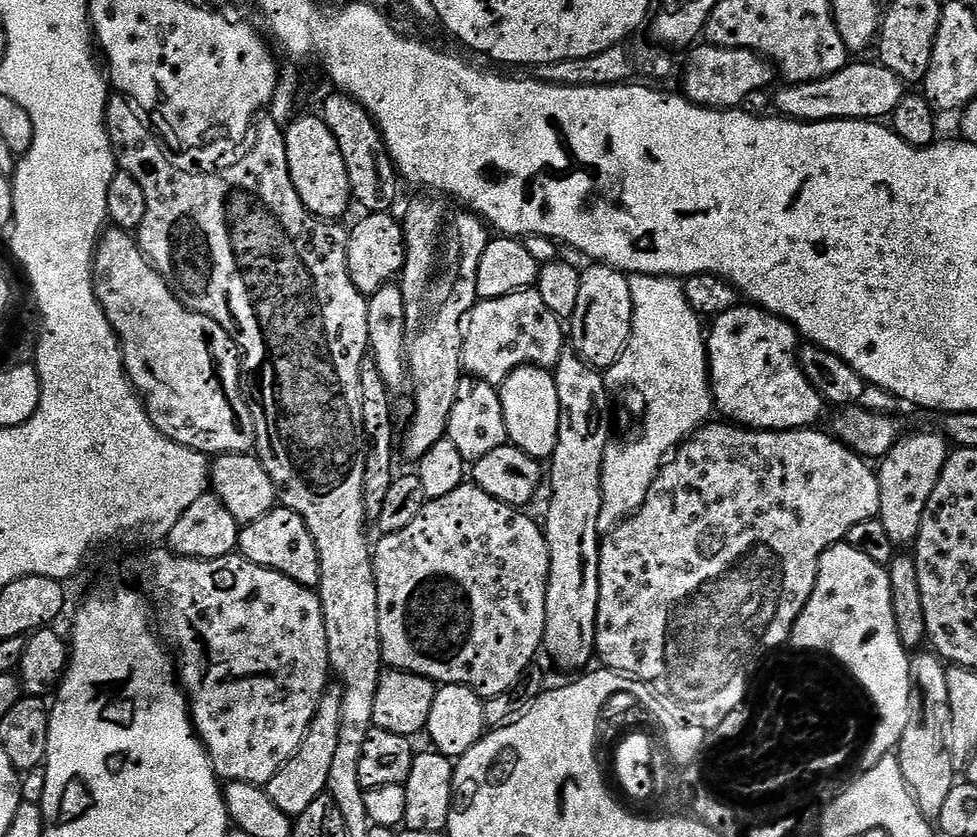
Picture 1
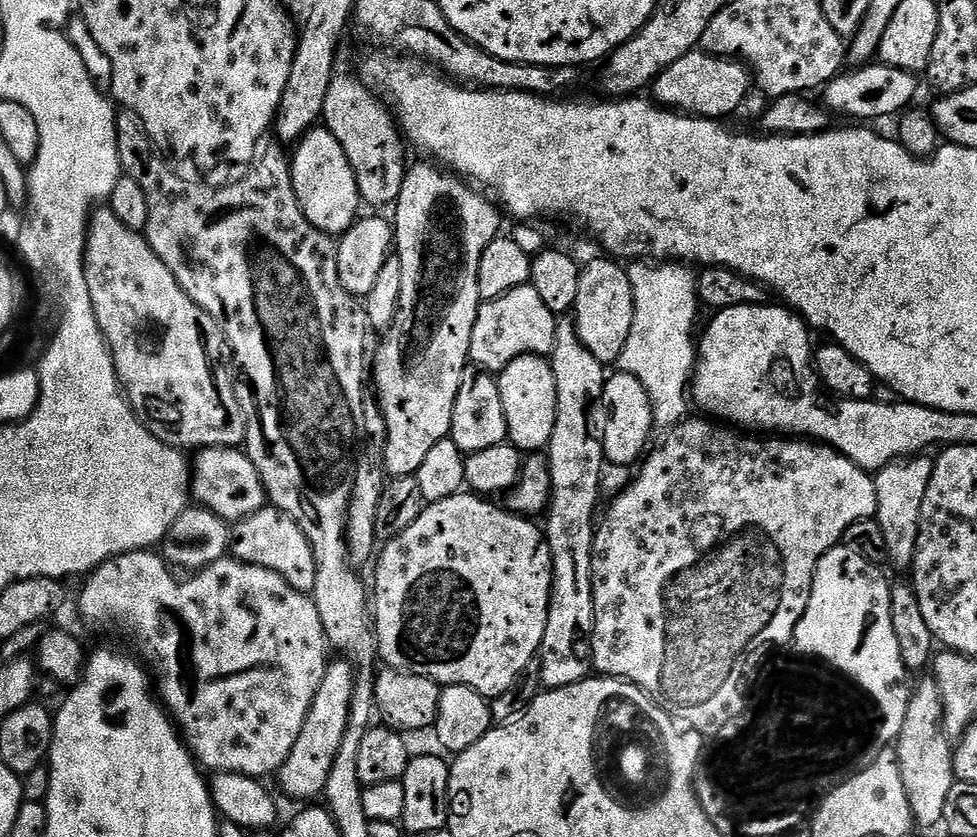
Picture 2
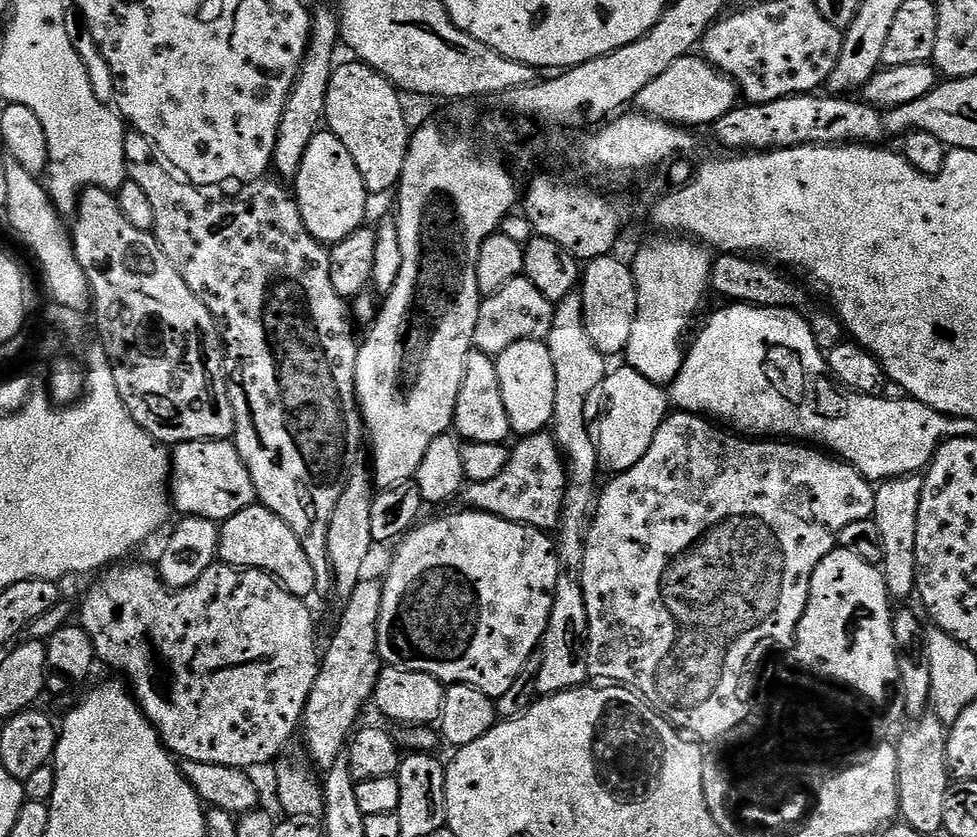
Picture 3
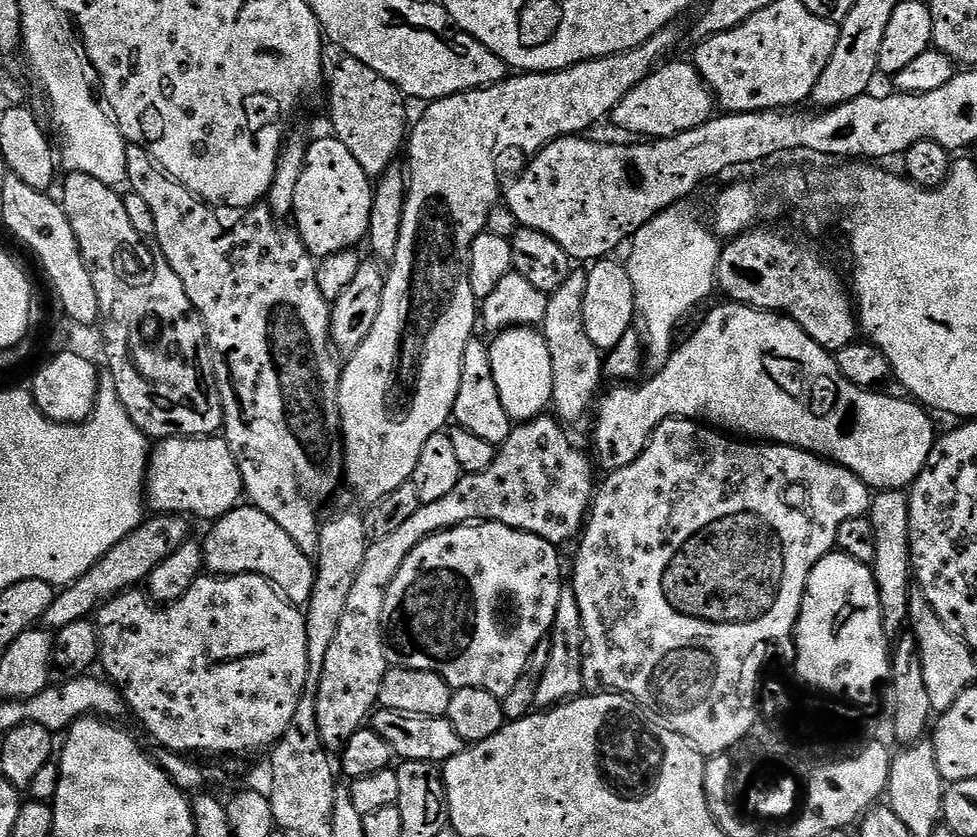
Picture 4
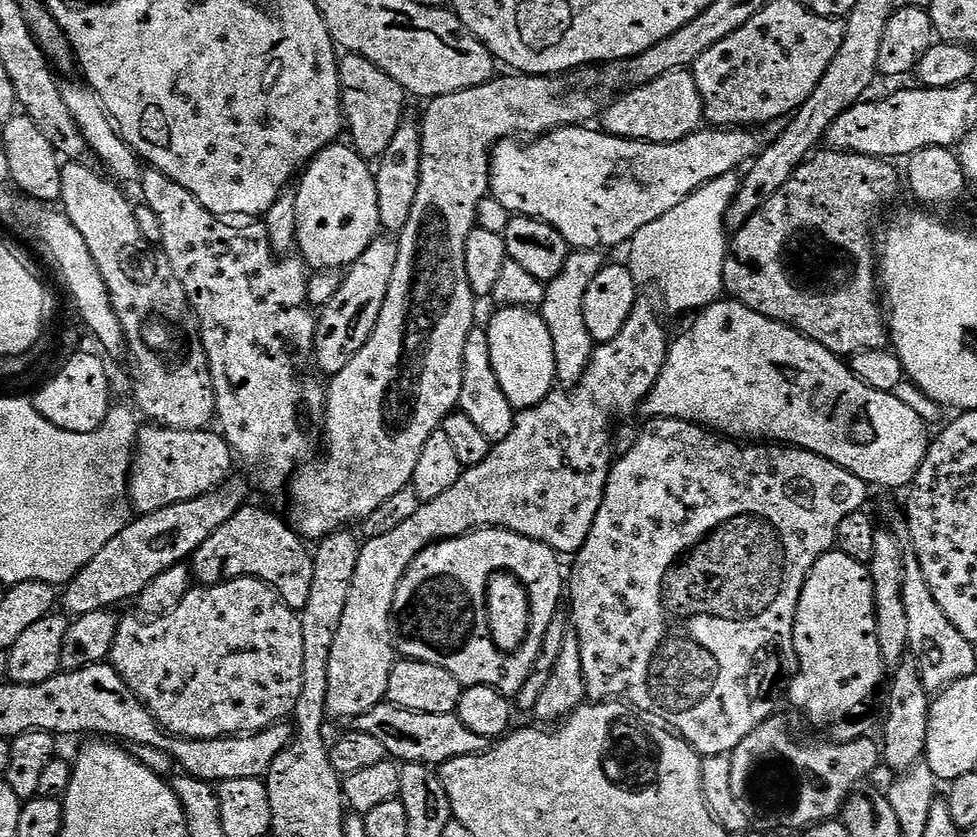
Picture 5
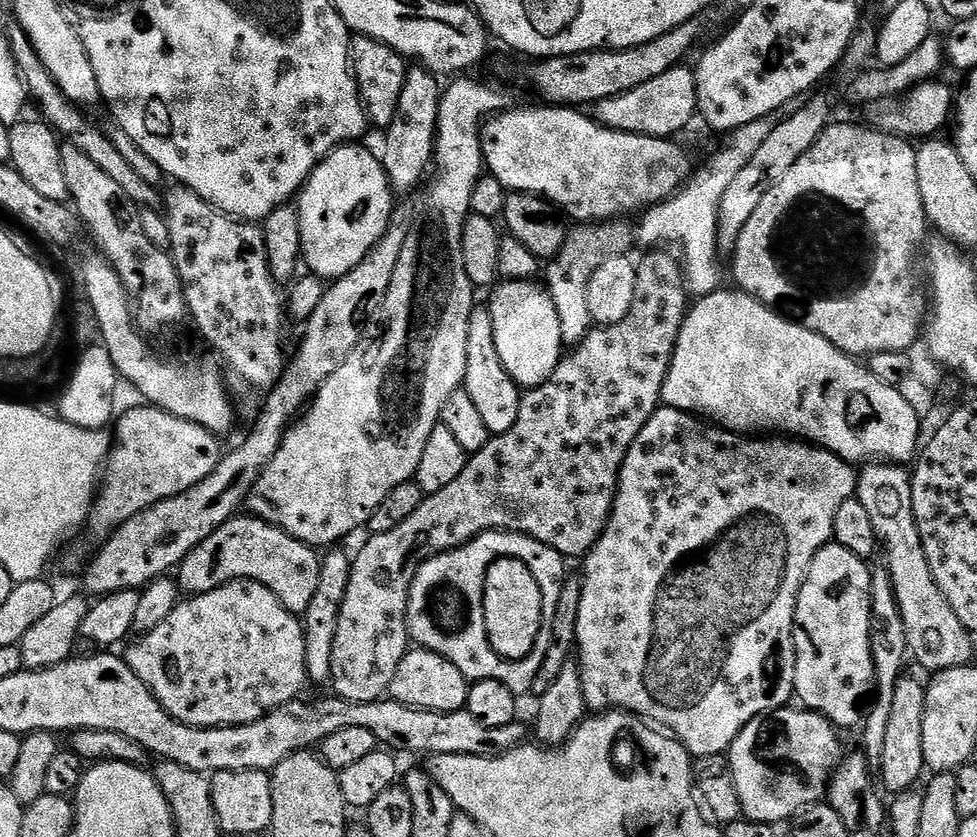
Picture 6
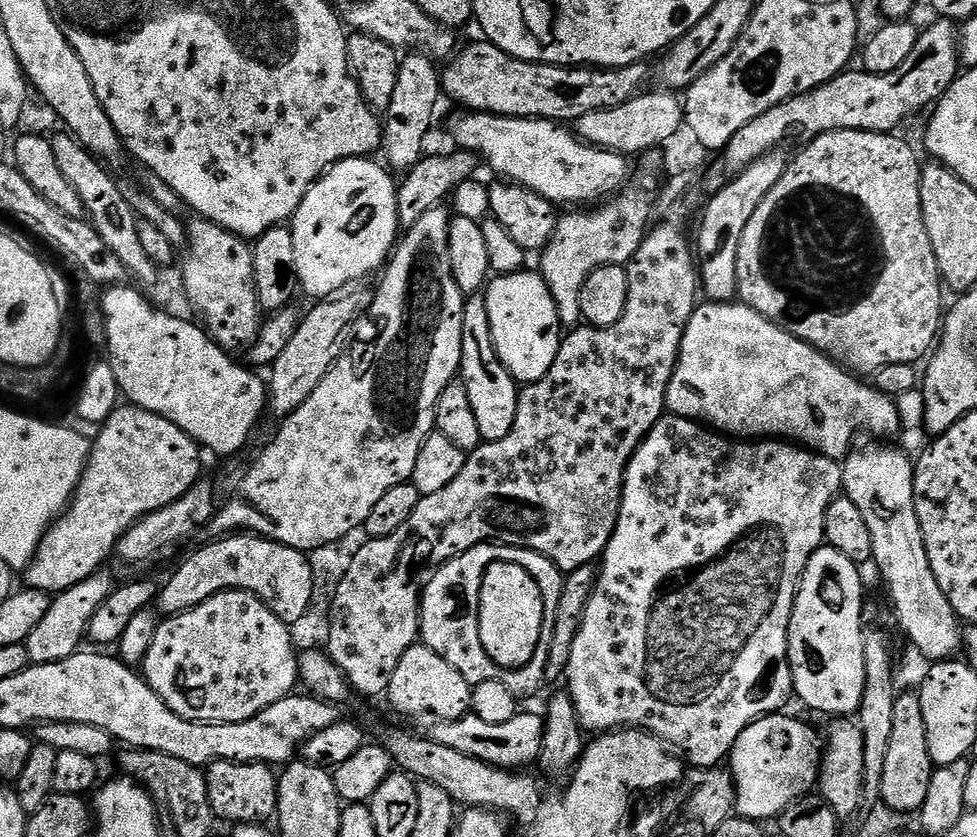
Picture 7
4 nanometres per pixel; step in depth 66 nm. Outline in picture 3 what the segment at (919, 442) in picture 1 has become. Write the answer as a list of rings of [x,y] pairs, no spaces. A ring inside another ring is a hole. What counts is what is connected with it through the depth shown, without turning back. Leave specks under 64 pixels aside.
[[[923,475],[895,476],[892,480],[883,481],[875,489],[874,510],[870,519],[878,522],[878,531],[882,533],[882,562],[879,567],[884,573],[886,590],[893,601],[908,602],[913,599],[916,592],[916,571],[918,570],[918,502],[922,502],[922,486],[924,485]]]

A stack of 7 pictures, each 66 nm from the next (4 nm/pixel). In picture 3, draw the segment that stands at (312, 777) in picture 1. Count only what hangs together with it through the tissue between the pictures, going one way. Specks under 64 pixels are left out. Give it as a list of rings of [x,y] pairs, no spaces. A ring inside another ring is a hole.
[[[365,578],[360,585],[353,590],[343,601],[344,613],[340,616],[340,625],[328,644],[328,652],[323,653],[320,661],[320,673],[314,682],[314,690],[310,690],[310,698],[304,707],[304,719],[302,721],[302,736],[308,743],[307,759],[317,769],[327,770],[338,762],[338,758],[345,755],[346,749],[357,731],[356,719],[364,707],[369,707],[376,691],[376,683],[380,677],[382,661],[378,650],[378,614],[382,610],[382,584],[379,579]]]

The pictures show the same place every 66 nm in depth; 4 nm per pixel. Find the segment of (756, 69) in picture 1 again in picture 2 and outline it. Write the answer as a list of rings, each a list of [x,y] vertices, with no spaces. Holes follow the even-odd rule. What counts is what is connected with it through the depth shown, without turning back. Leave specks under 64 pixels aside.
[[[697,50],[678,58],[674,66],[653,80],[650,85],[655,103],[681,114],[703,116],[705,120],[728,118],[744,104],[748,91],[753,91],[754,77],[741,61]]]

